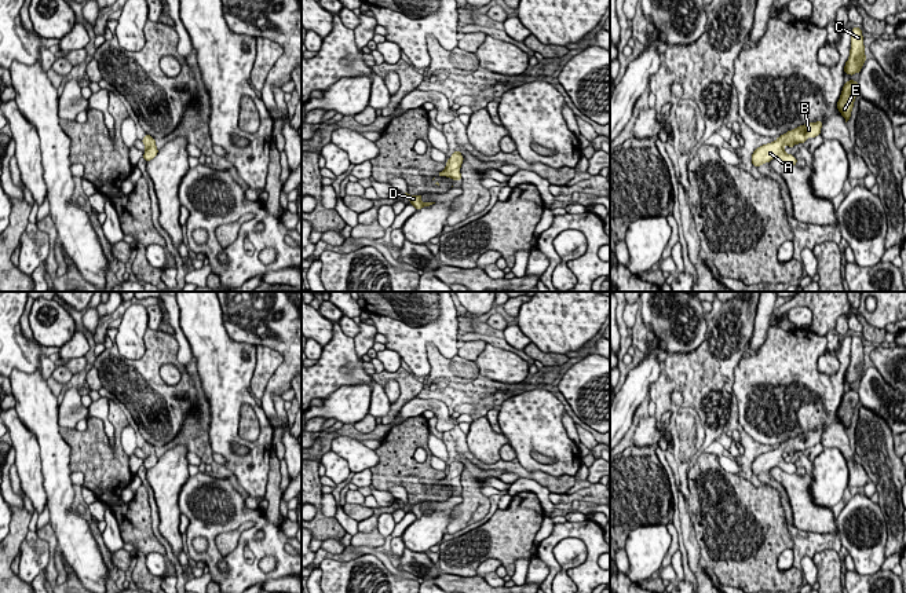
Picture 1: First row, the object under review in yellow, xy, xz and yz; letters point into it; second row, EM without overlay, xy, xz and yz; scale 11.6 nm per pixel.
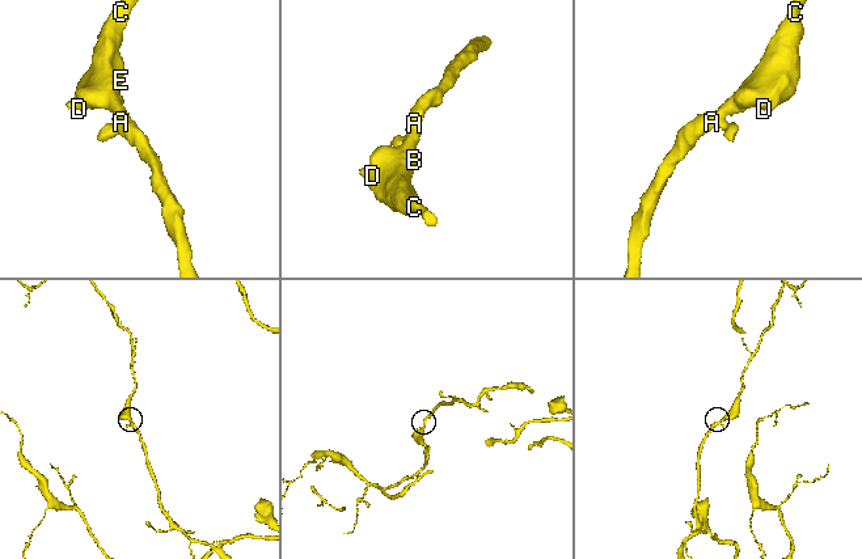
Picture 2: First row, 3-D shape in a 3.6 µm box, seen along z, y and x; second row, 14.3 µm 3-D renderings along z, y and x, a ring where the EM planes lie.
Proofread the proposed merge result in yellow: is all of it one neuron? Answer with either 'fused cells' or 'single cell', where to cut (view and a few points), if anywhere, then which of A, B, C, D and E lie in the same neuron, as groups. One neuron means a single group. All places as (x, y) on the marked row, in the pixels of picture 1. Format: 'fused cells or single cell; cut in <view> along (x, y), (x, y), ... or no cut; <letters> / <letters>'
single cell; no cut; A B C D E

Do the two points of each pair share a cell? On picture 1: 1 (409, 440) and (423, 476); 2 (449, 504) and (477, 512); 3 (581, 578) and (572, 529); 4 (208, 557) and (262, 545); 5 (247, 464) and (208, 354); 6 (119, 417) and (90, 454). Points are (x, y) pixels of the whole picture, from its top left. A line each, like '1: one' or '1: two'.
1: one
2: two
3: one
4: one
5: one
6: one

